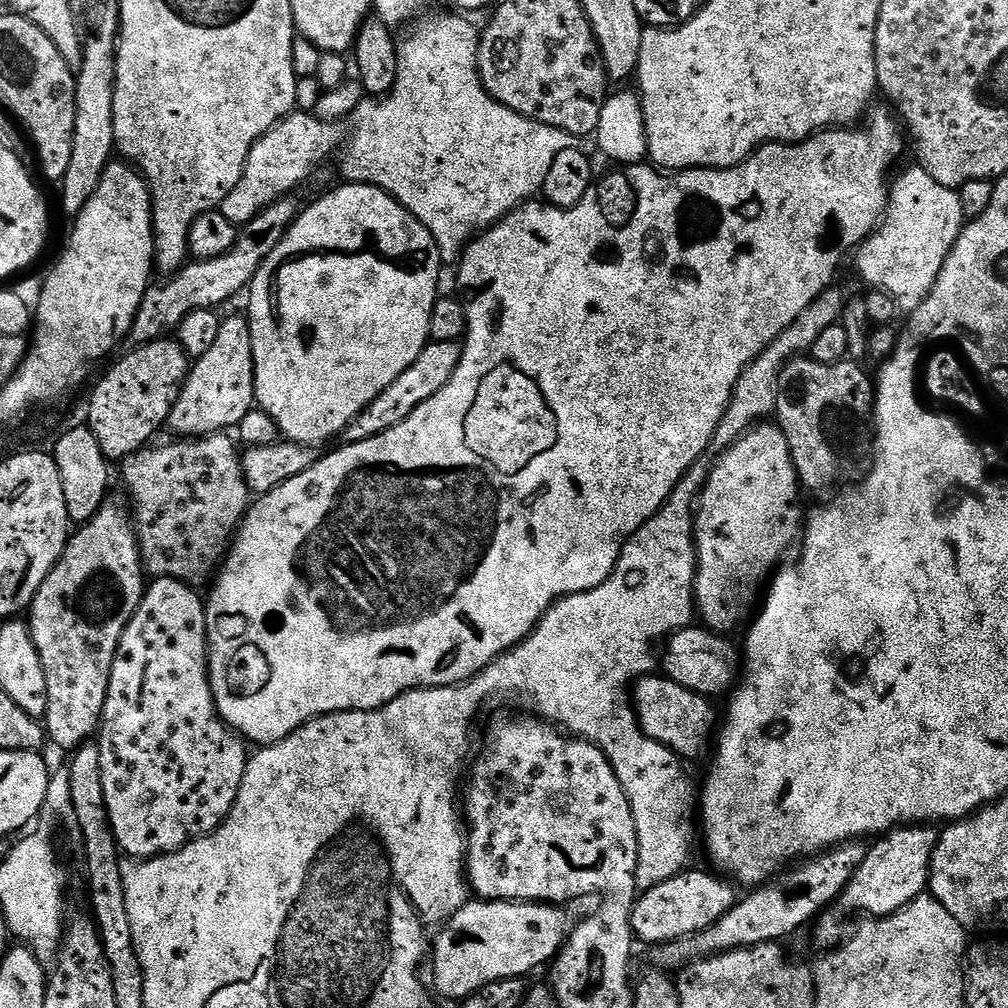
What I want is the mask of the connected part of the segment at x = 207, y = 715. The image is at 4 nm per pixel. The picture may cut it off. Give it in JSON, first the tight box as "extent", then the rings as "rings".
{"extent":[98,576,250,860],"rings":[[[165,576],[153,579],[147,585],[142,602],[130,618],[126,630],[120,639],[120,645],[114,658],[114,666],[110,674],[108,697],[104,703],[104,713],[100,719],[98,743],[102,754],[102,790],[106,794],[106,806],[110,826],[114,830],[116,845],[125,857],[134,860],[151,860],[153,856],[164,856],[168,852],[176,852],[184,848],[191,840],[209,836],[218,830],[230,814],[234,802],[238,798],[238,790],[244,781],[250,759],[249,745],[239,732],[233,732],[228,723],[221,718],[216,709],[212,683],[208,677],[208,627],[206,626],[206,604],[195,587],[184,584],[180,580],[171,580]]]}

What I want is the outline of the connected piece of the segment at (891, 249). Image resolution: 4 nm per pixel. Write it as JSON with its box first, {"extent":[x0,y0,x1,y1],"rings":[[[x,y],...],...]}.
{"extent":[860,166,966,314],"rings":[[[919,166],[908,168],[900,177],[891,181],[888,189],[888,210],[879,228],[860,245],[860,272],[872,290],[885,292],[894,298],[897,309],[901,313],[911,314],[916,311],[930,290],[938,282],[938,274],[942,274],[942,266],[954,246],[958,242],[960,232],[964,228],[966,217],[962,210],[962,202],[957,189],[942,186],[942,182],[934,182],[930,174]]]}

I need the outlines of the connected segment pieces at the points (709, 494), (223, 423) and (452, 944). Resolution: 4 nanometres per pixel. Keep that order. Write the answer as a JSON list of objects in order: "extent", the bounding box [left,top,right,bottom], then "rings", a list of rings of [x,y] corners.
[{"extent":[694,422,802,634],"rings":[[[761,422],[749,428],[717,456],[694,513],[694,608],[699,619],[704,619],[703,627],[717,634],[732,634],[728,632],[749,619],[748,607],[757,603],[756,587],[777,571],[788,547],[801,539],[802,512],[800,516],[795,500],[802,488],[779,423]]]},{"extent":[167,315,256,438],"rings":[[[247,315],[225,316],[221,319],[218,339],[206,354],[195,357],[189,367],[184,389],[174,402],[167,422],[180,438],[199,438],[235,429],[250,414],[256,404],[256,375],[254,374],[254,342],[250,338]]]},{"extent":[430,899,574,1002],"rings":[[[469,899],[430,944],[432,984],[437,997],[463,1002],[499,980],[519,980],[535,968],[551,965],[574,927],[569,909],[554,904]]]}]

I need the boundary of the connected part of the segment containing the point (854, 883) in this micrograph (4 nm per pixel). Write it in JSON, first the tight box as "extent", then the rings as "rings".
{"extent":[815,826,940,950],"rings":[[[901,826],[894,828],[879,837],[873,843],[876,845],[868,848],[862,866],[858,866],[858,874],[850,878],[846,890],[839,898],[838,906],[821,912],[815,921],[816,944],[824,948],[820,950],[839,948],[844,943],[846,939],[844,912],[864,912],[860,914],[868,918],[889,916],[928,892],[932,855],[940,841],[940,832],[932,828],[935,827]]]}

